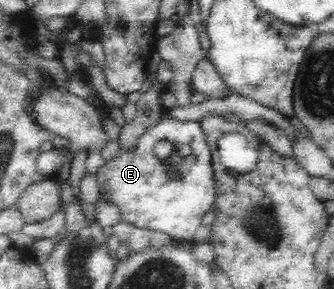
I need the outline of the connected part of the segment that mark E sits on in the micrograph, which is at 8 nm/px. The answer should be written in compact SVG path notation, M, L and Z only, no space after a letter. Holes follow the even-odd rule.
M168 110L153 126L144 130L132 145L120 145L110 157L105 157L99 164L99 168L96 168L90 175L97 182L99 195L105 198L105 201L117 206L117 210L121 214L121 221L137 228L162 232L177 245L188 245L193 243L194 232L200 226L199 219L210 210L213 202L215 183L213 182L211 157L200 121L179 118ZM165 139L175 146L175 150L169 158L158 159L153 152L153 146L159 140ZM175 161L181 161L185 167L183 180L171 180L167 176L166 163Z

